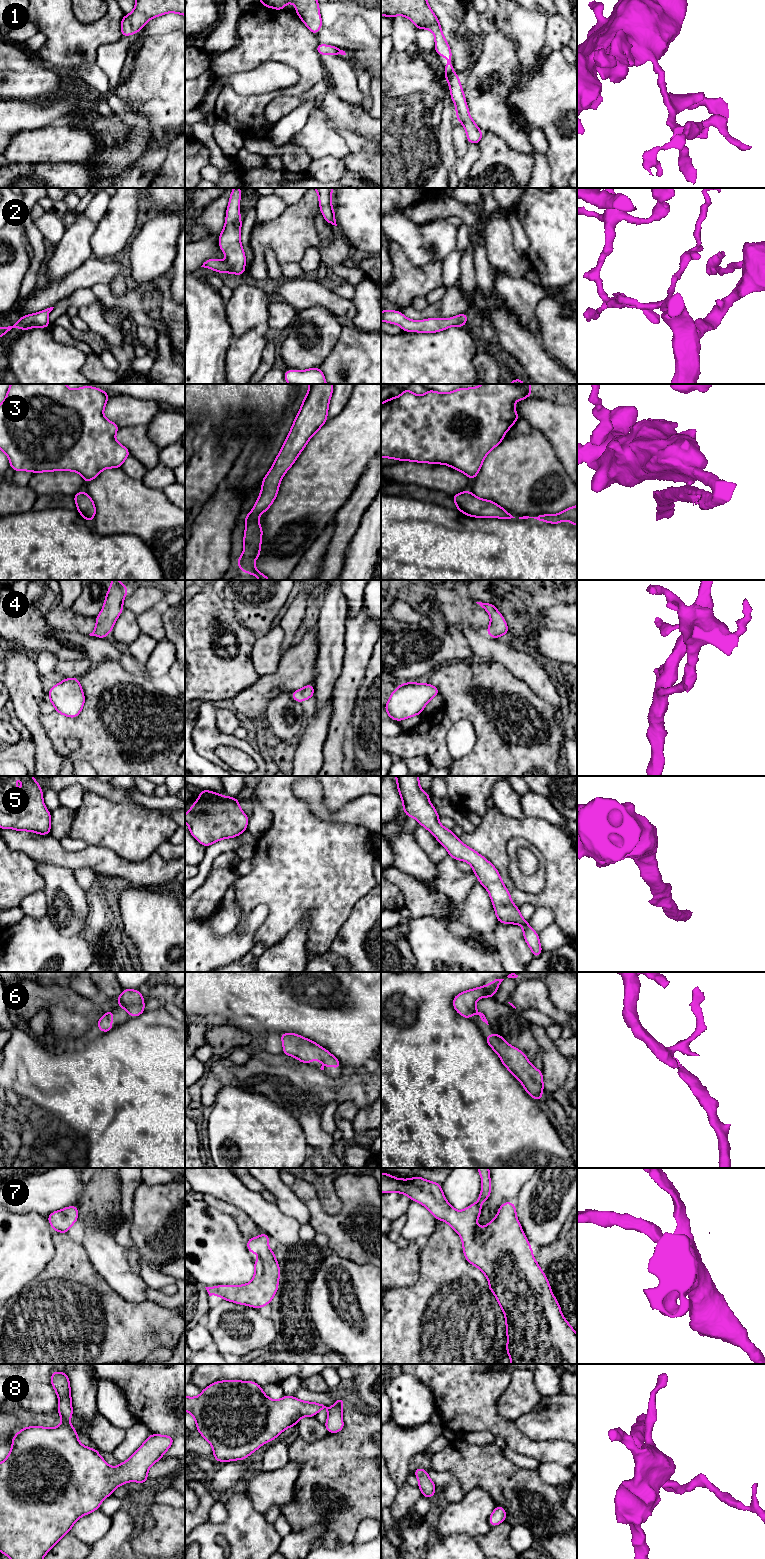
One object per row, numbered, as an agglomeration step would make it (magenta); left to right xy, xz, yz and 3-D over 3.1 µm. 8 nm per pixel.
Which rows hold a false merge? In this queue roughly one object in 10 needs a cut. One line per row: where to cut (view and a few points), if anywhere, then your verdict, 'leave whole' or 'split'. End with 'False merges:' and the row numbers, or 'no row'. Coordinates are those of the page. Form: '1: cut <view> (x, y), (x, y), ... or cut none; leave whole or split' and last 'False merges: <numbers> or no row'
1: cut none; leave whole
2: cut none; leave whole
3: cut none; leave whole
4: cut none; leave whole
5: cut none; leave whole
6: cut none; leave whole
7: cut none; leave whole
8: cut none; leave whole
False merges: no row

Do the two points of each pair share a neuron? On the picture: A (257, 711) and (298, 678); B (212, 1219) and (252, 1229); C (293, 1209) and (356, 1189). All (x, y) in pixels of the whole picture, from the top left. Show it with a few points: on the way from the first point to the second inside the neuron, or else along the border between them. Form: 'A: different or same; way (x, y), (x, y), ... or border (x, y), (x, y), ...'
A: same; way (260, 699), (276, 683), (286, 679)
B: different; border (219, 1210), (234, 1220), (246, 1239)
C: different; border (290, 1187), (306, 1206), (309, 1223)

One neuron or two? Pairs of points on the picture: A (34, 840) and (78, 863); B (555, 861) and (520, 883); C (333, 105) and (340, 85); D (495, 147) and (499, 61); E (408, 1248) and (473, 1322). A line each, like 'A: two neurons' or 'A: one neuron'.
A: one neuron
B: two neurons
C: two neurons
D: two neurons
E: two neurons

